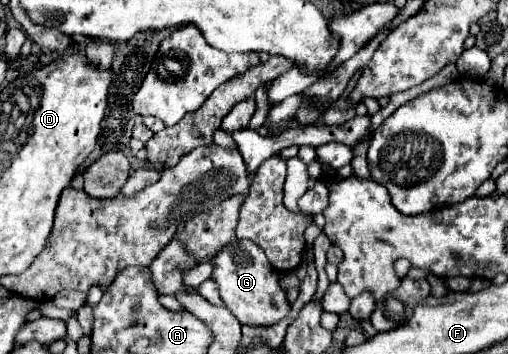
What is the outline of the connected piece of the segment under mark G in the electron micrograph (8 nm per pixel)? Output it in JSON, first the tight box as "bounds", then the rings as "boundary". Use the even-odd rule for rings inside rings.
{"bounds":[213,241,291,327],"boundary":[[[233,241],[213,257],[215,271],[213,279],[219,285],[221,299],[231,313],[249,327],[271,327],[285,319],[291,313],[291,301],[287,299],[285,289],[279,283],[279,273],[269,265],[263,249],[251,241]]]}

